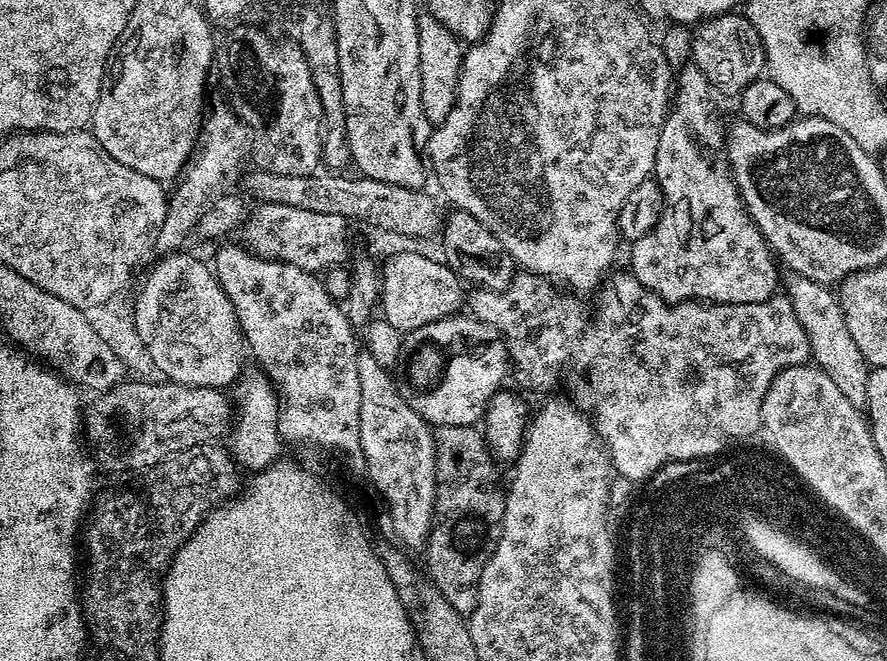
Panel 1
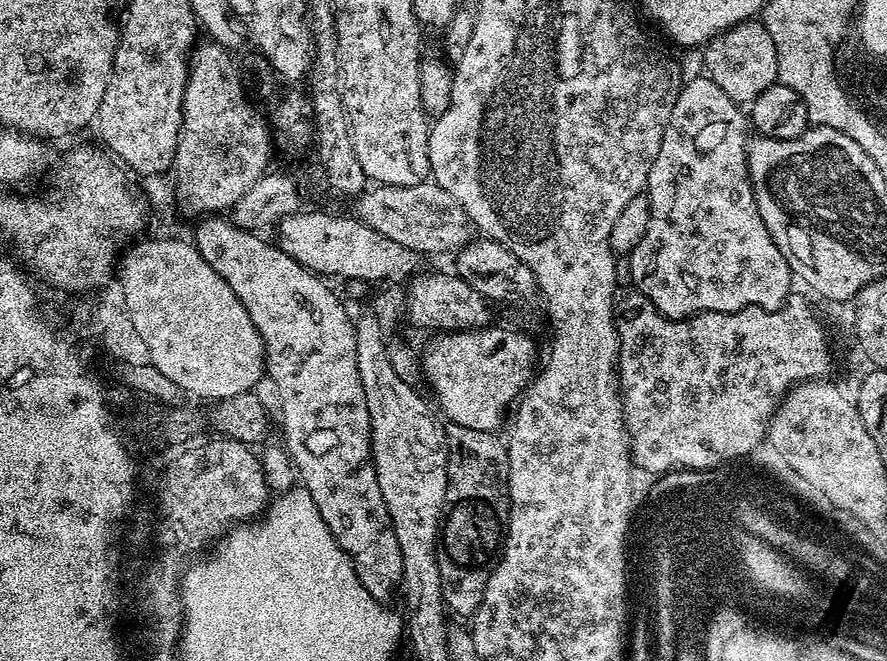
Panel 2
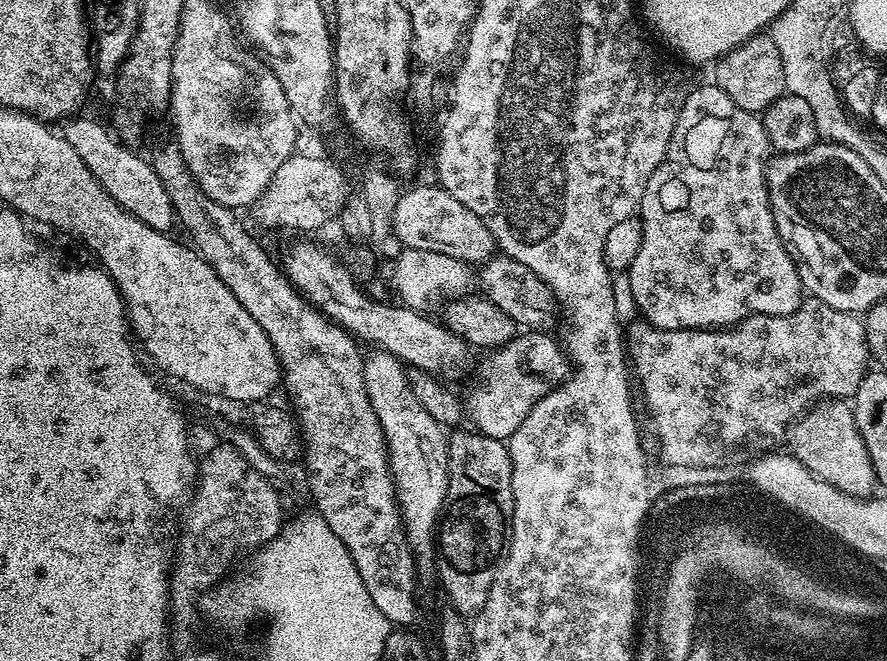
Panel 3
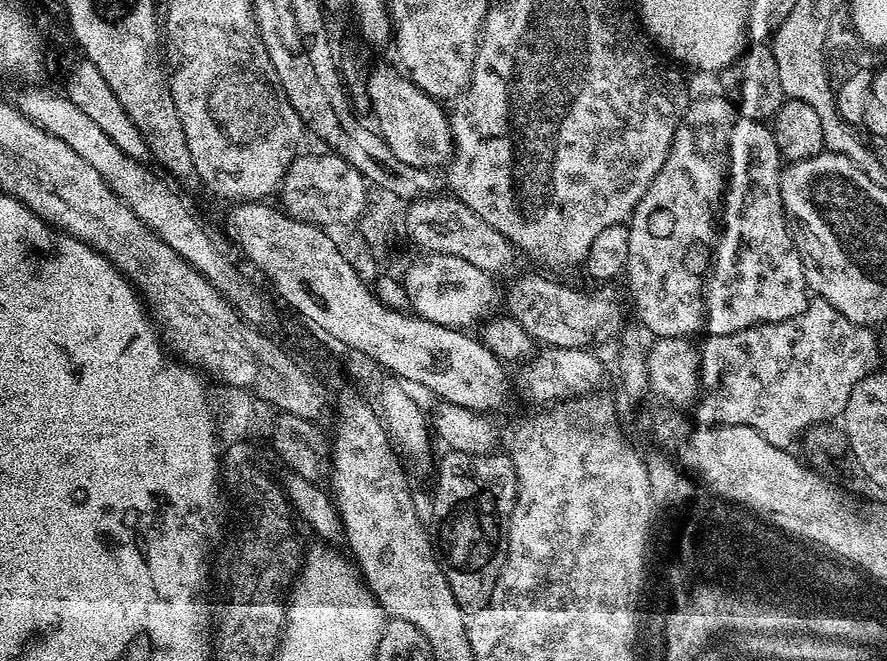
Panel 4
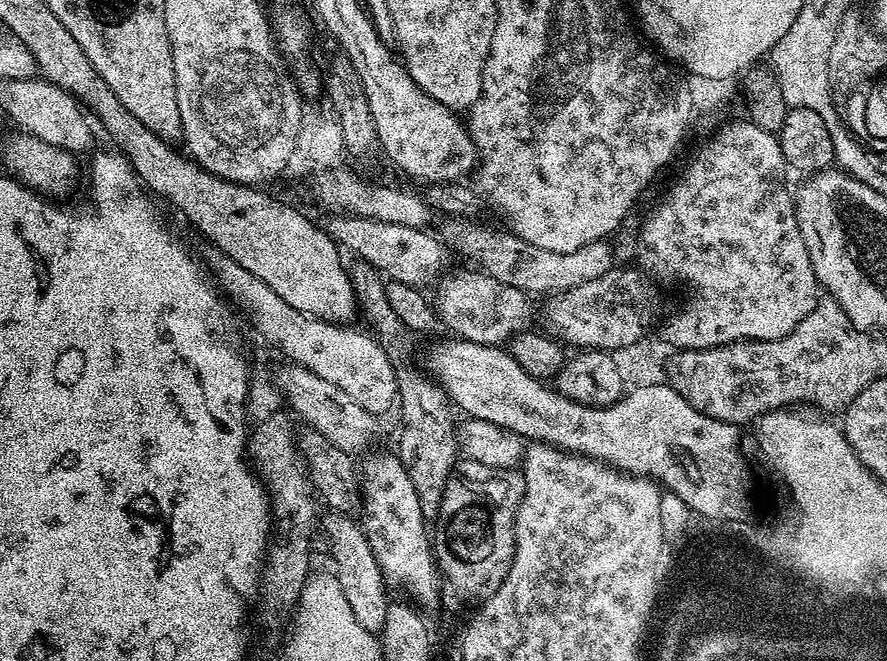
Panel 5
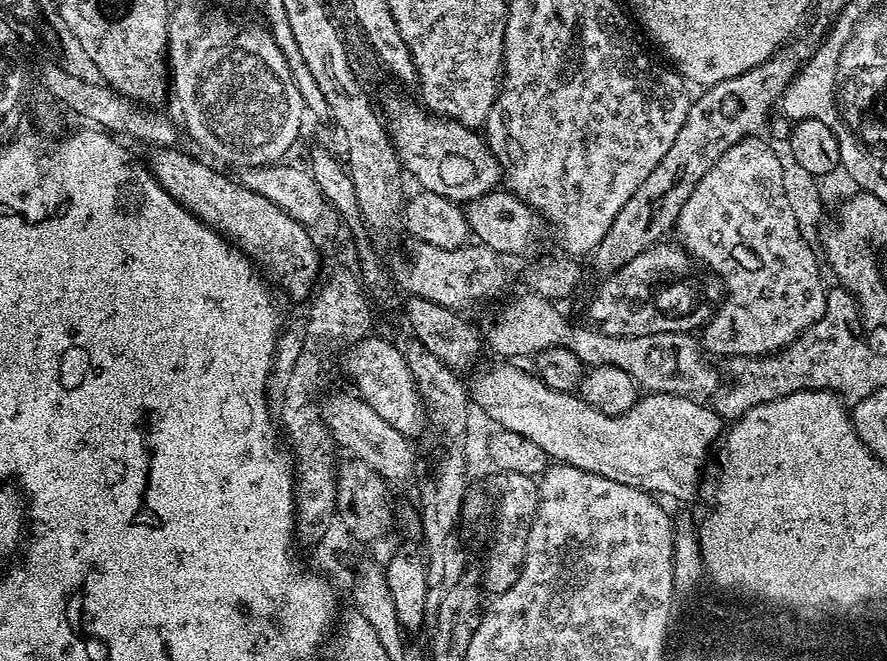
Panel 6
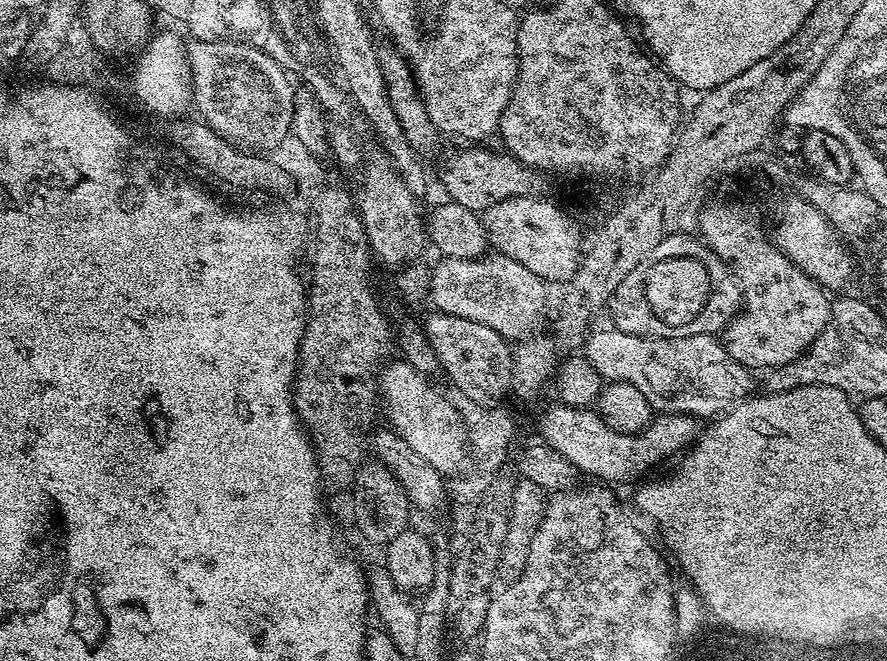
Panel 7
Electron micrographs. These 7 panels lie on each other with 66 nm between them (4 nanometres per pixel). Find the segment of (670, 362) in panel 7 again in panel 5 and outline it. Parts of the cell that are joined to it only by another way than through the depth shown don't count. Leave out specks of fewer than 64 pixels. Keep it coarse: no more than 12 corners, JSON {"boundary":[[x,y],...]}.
{"boundary":[[483,270],[441,275],[453,337],[504,346],[532,320],[529,293]]}

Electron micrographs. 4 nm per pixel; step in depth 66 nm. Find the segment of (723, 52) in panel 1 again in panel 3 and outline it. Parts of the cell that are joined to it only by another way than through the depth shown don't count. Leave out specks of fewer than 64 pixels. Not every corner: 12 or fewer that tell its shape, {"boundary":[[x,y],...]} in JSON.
{"boundary":[[756,33],[715,63],[715,84],[747,112],[787,91],[778,46]]}

